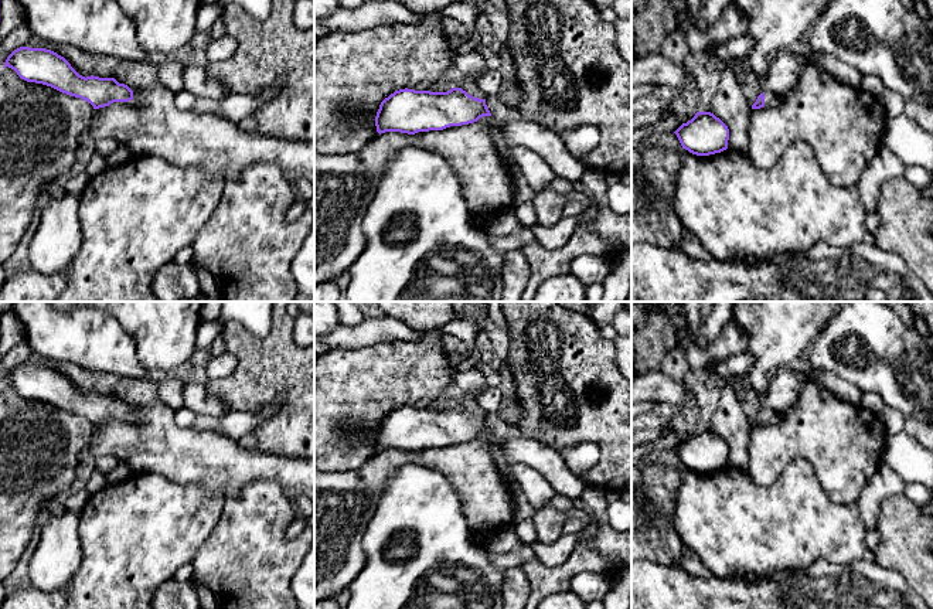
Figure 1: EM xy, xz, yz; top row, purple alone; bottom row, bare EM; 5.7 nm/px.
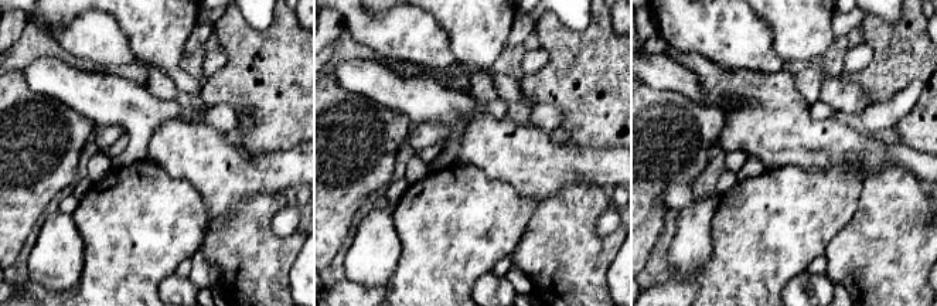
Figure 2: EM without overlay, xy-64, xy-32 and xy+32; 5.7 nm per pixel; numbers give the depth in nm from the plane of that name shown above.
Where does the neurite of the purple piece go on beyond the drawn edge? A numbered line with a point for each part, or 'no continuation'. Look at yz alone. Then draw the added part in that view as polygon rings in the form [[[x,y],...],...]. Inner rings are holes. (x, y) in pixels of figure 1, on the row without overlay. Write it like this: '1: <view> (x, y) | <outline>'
1: yz (770, 415) | [[[765,409],[765,423],[777,423],[782,421],[780,412],[774,409]]]

